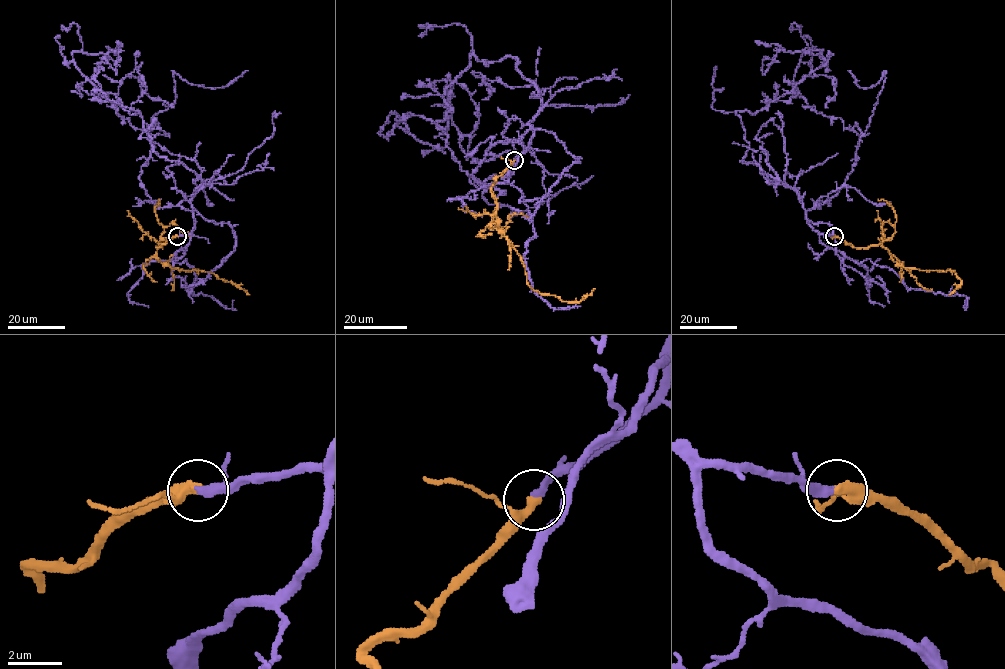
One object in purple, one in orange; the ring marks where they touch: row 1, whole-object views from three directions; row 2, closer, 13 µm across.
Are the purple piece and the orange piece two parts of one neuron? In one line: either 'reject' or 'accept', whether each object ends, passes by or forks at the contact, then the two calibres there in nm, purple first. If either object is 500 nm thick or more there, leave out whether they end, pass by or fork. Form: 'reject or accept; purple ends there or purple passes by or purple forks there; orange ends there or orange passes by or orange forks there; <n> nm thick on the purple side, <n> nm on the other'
accept; purple ends there; orange passes by; 280 nm thick on the purple side, 280 nm on the other

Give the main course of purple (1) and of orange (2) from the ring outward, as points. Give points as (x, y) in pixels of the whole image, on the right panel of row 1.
1: (833, 236), (741, 160), (736, 112), (787, 101), (802, 53), (822, 50), (780, 50), (763, 74), (768, 58)
2: (834, 236), (855, 247), (881, 245), (905, 268), (954, 270), (961, 283), (949, 295)

